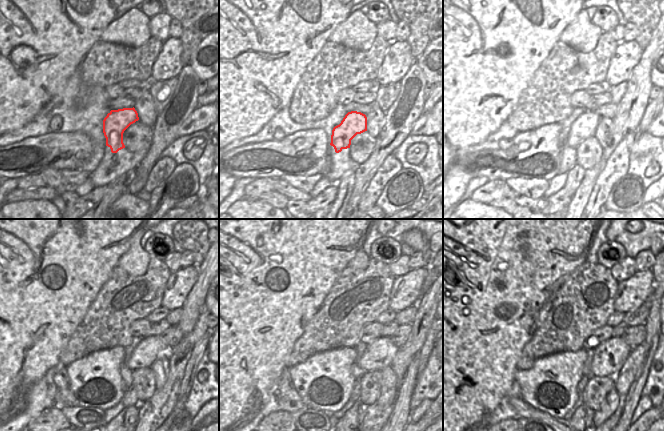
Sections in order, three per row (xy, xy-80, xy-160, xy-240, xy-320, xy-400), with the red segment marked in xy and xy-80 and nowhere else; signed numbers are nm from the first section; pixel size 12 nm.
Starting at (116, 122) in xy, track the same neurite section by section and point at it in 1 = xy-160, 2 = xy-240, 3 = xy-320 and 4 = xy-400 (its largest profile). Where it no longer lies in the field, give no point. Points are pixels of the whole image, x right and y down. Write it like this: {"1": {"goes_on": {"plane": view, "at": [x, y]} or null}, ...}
{"1": {"goes_on": {"plane": "xy-160", "at": [584, 126]}}, "2": {"goes_on": {"plane": "xy-240", "at": [150, 348]}}, "3": {"goes_on": {"plane": "xy-320", "at": [379, 354]}}, "4": {"goes_on": {"plane": "xy-400", "at": [610, 355]}}}

